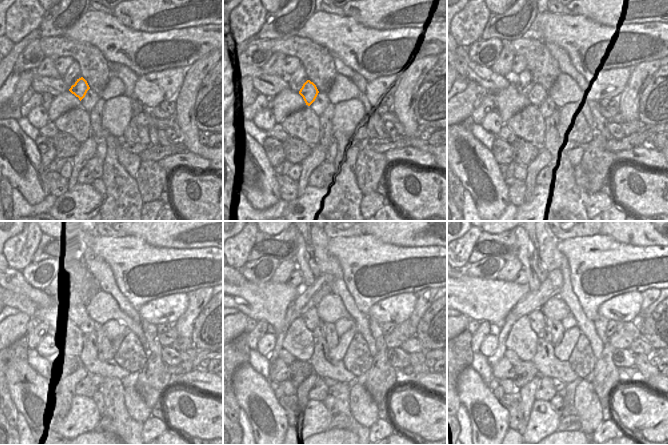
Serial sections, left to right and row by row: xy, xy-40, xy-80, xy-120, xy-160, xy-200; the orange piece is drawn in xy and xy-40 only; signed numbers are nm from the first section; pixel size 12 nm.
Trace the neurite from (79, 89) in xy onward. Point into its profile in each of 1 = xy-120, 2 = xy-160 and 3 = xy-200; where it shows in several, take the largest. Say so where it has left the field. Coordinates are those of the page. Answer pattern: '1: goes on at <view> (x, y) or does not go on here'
1: goes on at xy-120 (90, 325)
2: goes on at xy-160 (319, 331)
3: goes on at xy-200 (545, 334)

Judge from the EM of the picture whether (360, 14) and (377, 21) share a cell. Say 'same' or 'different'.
same

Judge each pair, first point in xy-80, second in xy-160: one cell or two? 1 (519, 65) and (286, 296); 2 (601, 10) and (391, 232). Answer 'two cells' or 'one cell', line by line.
1: two cells
2: one cell

